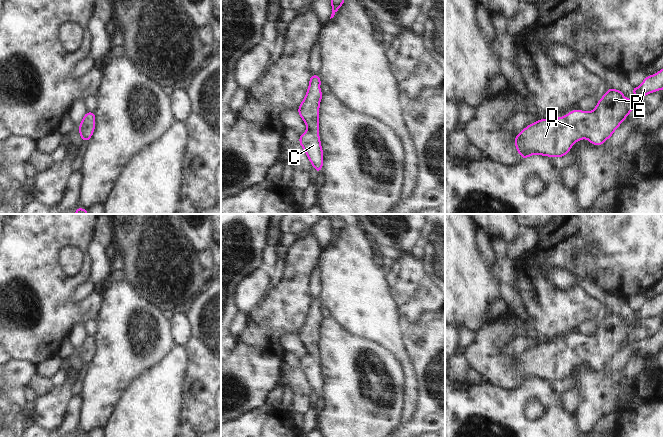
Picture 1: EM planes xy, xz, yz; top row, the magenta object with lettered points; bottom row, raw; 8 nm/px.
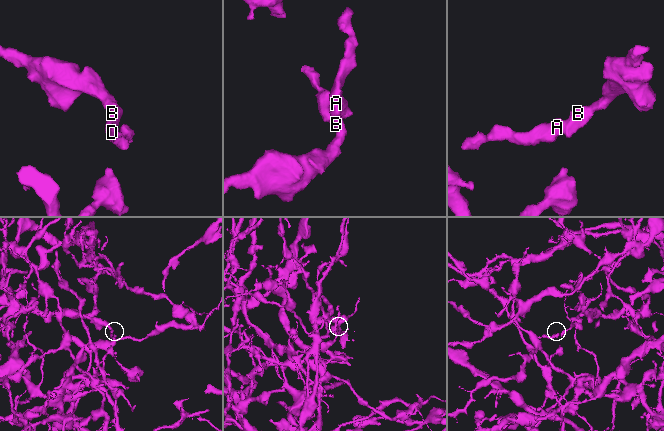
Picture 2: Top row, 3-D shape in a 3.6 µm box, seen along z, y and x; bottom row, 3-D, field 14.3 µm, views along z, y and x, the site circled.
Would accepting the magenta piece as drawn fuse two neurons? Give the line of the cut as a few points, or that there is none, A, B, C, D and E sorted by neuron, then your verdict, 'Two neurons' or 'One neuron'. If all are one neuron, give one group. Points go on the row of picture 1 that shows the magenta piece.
No split. Groups: A B C D E. One neuron

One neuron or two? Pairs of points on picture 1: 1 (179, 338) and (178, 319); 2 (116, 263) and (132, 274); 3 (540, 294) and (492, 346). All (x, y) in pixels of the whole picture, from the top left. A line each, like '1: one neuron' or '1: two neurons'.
1: one neuron
2: two neurons
3: one neuron

